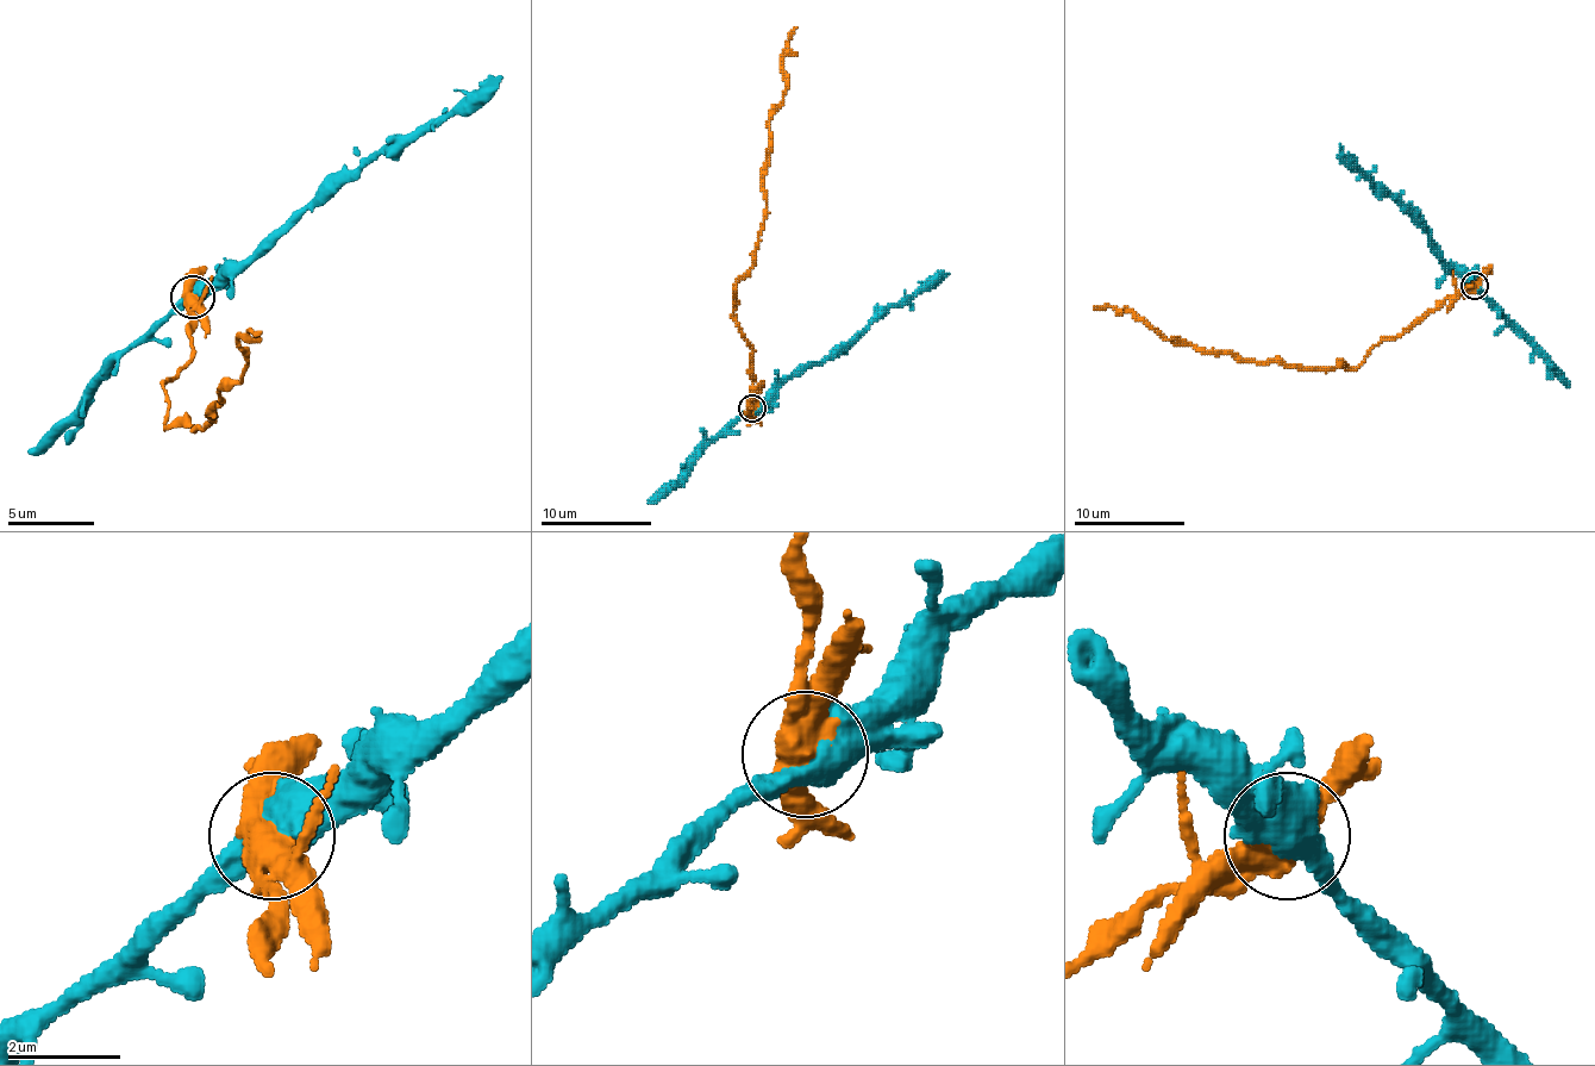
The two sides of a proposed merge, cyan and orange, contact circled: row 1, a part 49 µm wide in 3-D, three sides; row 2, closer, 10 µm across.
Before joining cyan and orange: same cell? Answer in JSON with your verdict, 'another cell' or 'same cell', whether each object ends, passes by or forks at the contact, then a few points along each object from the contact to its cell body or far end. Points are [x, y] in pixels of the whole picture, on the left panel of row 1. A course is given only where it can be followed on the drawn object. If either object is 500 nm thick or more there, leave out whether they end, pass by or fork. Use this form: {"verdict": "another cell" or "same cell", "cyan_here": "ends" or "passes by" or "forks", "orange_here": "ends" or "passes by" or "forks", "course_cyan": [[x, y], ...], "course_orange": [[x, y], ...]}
{"verdict": "another cell", "course_cyan": [[193, 295], [214, 291], [250, 256], [267, 253], [298, 222], [411, 130], [437, 126], [502, 74]], "course_orange": [[193, 295], [193, 356], [163, 387], [167, 426], [202, 430], [219, 391], [241, 378], [241, 340], [263, 335]]}

